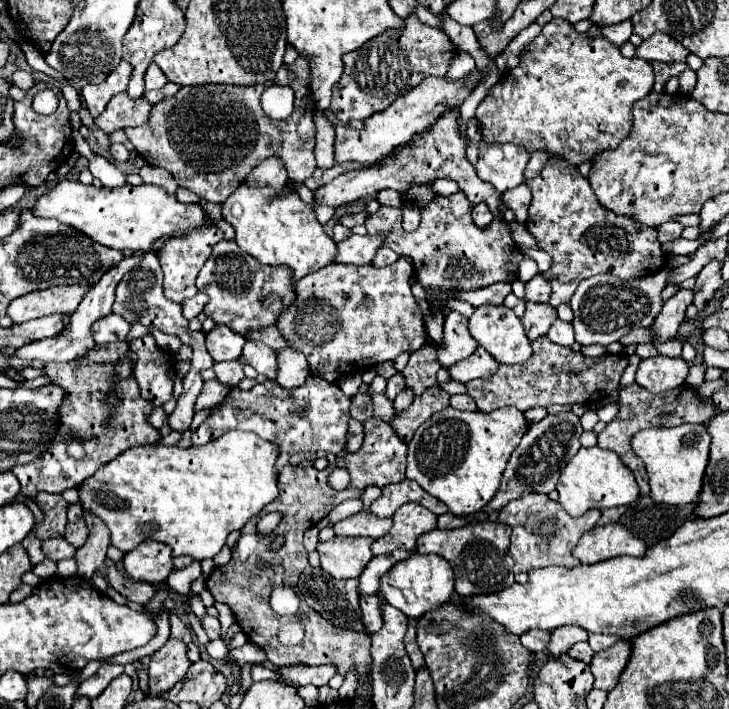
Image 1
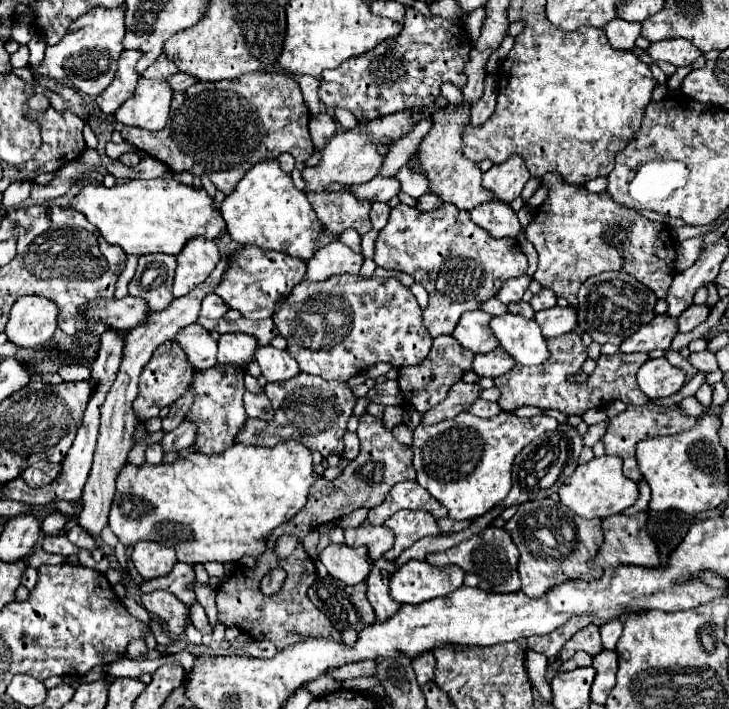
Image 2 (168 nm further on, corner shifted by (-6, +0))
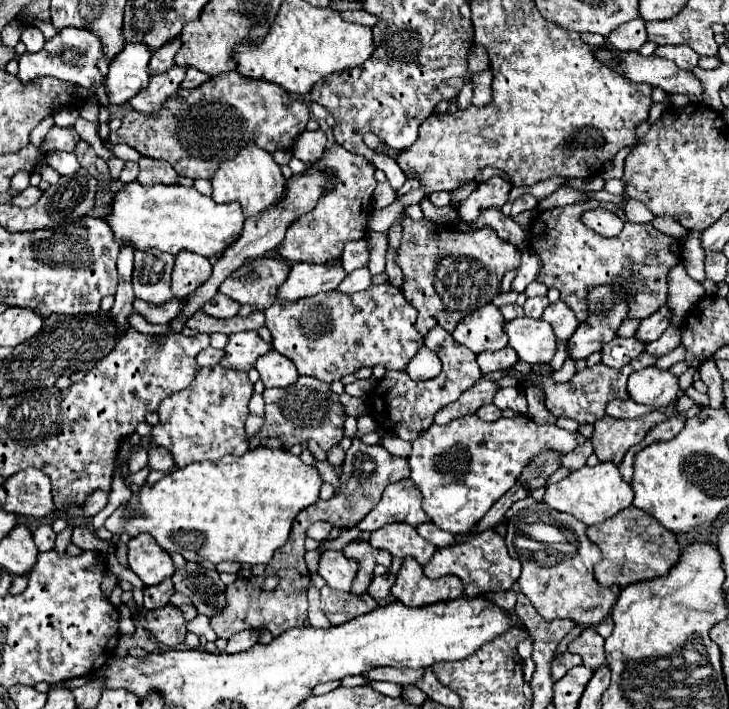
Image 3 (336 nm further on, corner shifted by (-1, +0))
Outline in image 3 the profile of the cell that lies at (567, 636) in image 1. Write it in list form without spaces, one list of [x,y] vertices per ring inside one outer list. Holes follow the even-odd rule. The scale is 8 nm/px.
[[[587,627],[581,637],[577,637],[571,645],[569,651],[577,653],[583,657],[583,665],[589,669],[599,669],[599,667],[607,667],[607,659],[605,659],[605,649],[603,649],[605,639],[593,629]]]

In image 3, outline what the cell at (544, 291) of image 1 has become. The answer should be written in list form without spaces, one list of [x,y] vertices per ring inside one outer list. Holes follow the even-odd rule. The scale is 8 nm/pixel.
[[[529,297],[529,299],[525,301],[523,309],[525,309],[525,315],[527,315],[527,317],[539,319],[539,317],[543,315],[543,311],[545,311],[547,305],[549,305],[549,299],[547,299],[547,297]]]

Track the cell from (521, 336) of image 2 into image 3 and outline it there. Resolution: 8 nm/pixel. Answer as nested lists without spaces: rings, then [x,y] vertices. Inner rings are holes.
[[[513,319],[505,323],[509,345],[525,363],[549,363],[557,351],[557,337],[553,327],[543,319]]]

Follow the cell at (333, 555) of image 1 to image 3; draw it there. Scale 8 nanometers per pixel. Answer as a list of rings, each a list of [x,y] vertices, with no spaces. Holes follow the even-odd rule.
[[[325,551],[319,559],[319,575],[331,589],[349,591],[357,575],[357,563],[347,559],[341,551]]]

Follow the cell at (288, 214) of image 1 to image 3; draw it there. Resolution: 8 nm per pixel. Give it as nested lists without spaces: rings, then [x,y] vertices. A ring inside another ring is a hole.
[[[247,143],[245,147],[241,147],[241,151],[233,159],[225,159],[223,163],[219,163],[217,173],[209,181],[213,187],[211,197],[215,203],[239,201],[247,217],[261,213],[269,205],[281,201],[285,195],[285,177],[279,165],[273,161],[273,157],[265,149],[257,147],[255,143]]]

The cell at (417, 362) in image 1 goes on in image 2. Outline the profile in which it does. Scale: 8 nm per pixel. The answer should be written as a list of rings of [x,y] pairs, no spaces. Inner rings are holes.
[[[452,335],[436,337],[432,343],[432,349],[430,349],[430,355],[422,363],[418,363],[414,367],[398,369],[398,383],[400,383],[402,395],[404,395],[404,405],[414,407],[424,415],[428,409],[432,409],[436,403],[440,403],[446,397],[448,389],[454,383],[458,383],[462,379],[462,373],[472,367],[472,359],[474,359],[474,353],[460,347]]]

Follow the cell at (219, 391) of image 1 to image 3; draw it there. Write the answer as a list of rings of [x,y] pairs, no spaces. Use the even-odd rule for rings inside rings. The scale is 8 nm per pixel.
[[[221,365],[203,367],[187,389],[169,395],[157,409],[159,423],[149,435],[151,447],[167,449],[177,467],[207,459],[215,461],[225,455],[245,455],[249,445],[243,427],[249,415],[247,403],[251,395],[253,387],[245,371],[225,369]]]

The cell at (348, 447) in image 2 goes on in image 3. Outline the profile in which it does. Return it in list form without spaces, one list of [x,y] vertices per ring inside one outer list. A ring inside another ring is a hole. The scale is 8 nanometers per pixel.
[[[335,445],[327,452],[327,460],[331,465],[338,467],[343,464],[345,455],[346,453],[341,446]]]

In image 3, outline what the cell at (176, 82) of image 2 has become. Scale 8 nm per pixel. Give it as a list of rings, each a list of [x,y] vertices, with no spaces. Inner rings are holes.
[[[191,67],[191,69],[187,71],[181,87],[183,87],[183,89],[195,89],[195,87],[199,87],[201,83],[205,83],[205,81],[209,81],[209,79],[211,79],[209,75],[205,75],[205,73],[201,73],[201,71],[197,71],[197,69]]]

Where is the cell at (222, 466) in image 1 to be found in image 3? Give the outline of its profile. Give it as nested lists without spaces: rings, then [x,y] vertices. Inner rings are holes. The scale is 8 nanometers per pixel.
[[[257,447],[247,451],[243,457],[225,455],[219,461],[187,465],[165,475],[153,487],[143,485],[141,491],[135,493],[129,503],[123,503],[107,519],[105,529],[111,533],[127,533],[129,537],[135,537],[139,533],[151,533],[165,551],[177,551],[187,561],[239,561],[245,565],[269,563],[273,553],[281,545],[285,545],[299,511],[317,503],[321,485],[323,479],[315,465],[305,465],[287,449]]]

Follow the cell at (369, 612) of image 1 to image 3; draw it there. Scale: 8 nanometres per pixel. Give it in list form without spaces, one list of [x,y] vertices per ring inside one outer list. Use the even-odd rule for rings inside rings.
[[[389,573],[389,575],[385,575],[385,577],[375,577],[373,579],[373,583],[371,583],[371,587],[369,587],[369,595],[379,603],[379,605],[383,605],[385,603],[385,599],[391,595],[391,587],[393,587],[393,583],[395,583],[395,575],[393,573]]]

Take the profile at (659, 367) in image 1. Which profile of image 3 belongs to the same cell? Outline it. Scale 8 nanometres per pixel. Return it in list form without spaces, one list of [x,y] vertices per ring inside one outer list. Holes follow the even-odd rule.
[[[647,367],[629,377],[627,393],[635,403],[661,409],[677,401],[679,385],[673,373],[661,371],[657,367]]]

